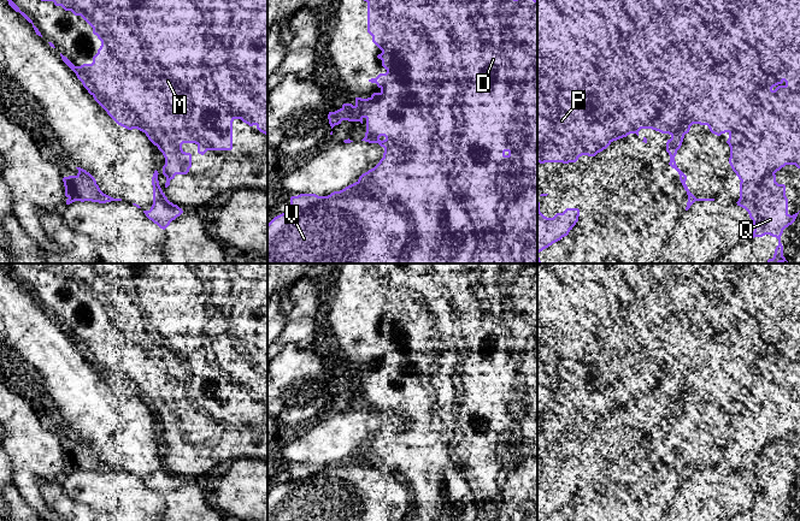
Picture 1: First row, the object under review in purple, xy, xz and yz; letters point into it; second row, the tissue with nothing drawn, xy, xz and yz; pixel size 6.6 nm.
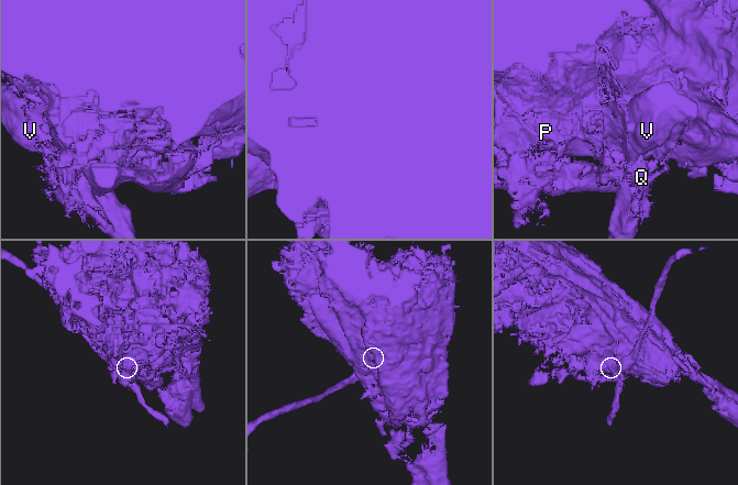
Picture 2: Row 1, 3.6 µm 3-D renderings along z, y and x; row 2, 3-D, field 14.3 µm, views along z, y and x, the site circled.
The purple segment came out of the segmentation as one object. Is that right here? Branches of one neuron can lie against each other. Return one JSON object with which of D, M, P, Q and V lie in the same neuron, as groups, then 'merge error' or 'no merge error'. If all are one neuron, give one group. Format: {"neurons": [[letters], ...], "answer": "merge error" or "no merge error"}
{"neurons": [["D", "M", "P", "V"], ["Q"]], "answer": "merge error"}

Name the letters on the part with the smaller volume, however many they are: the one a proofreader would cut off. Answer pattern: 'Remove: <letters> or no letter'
Remove: Q

